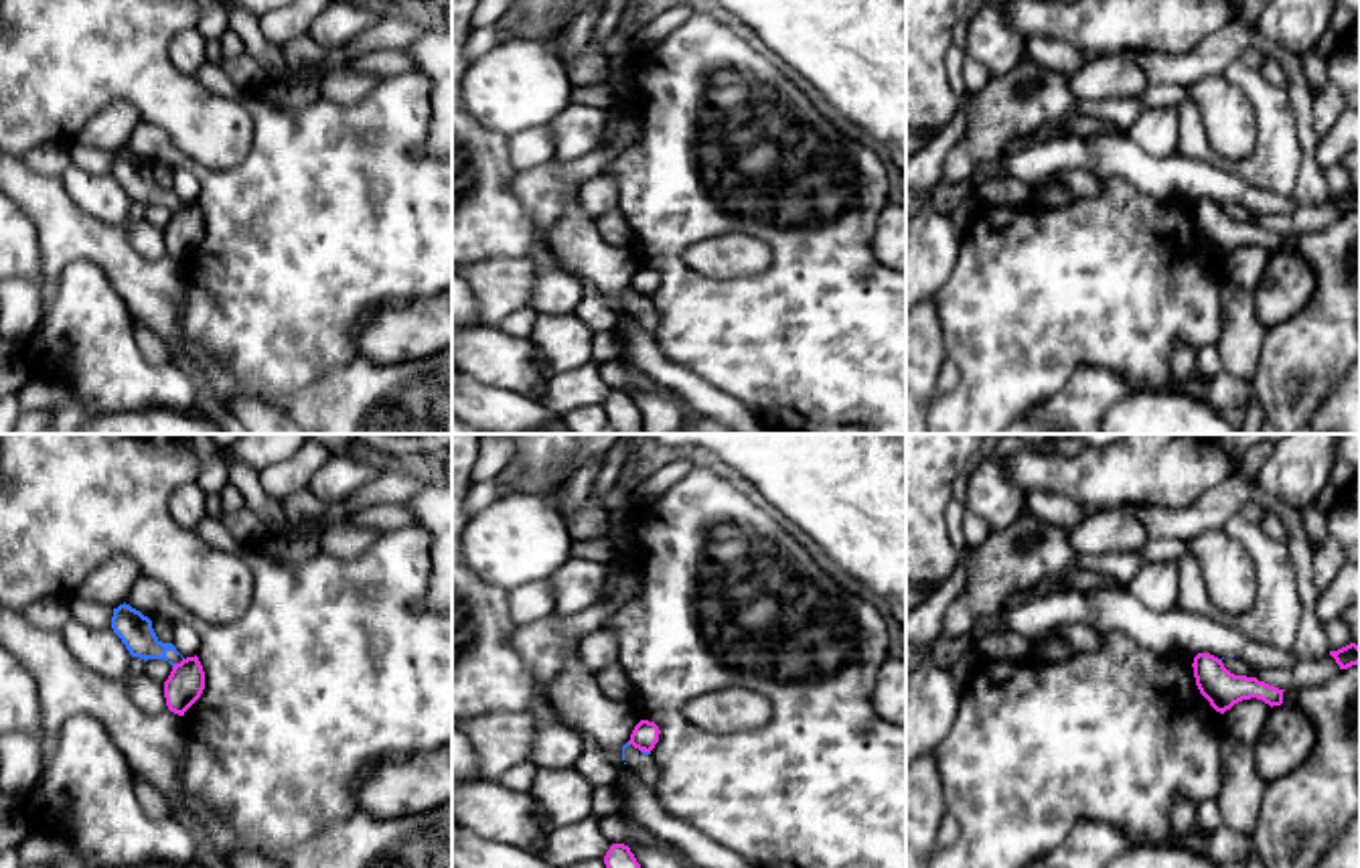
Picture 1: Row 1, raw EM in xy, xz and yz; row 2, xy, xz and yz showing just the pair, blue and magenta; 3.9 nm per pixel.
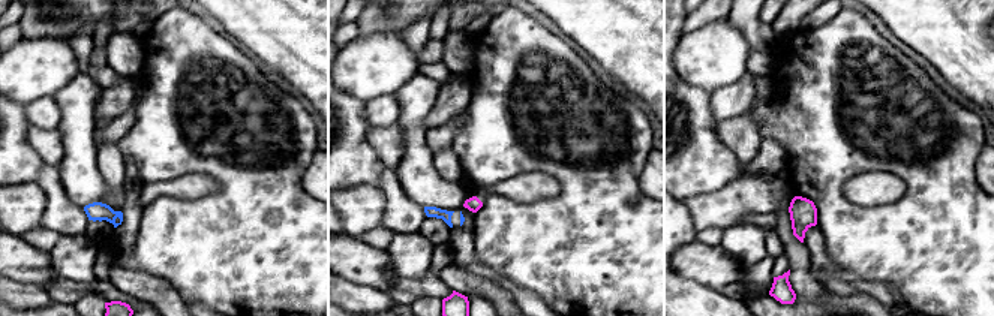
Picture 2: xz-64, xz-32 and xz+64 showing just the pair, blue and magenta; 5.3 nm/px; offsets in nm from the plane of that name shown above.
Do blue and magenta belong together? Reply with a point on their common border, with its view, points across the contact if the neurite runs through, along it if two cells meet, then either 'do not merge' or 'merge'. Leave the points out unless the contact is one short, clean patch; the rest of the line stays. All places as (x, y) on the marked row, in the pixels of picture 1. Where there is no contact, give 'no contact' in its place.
contact xz (643, 751); border xz (641, 749), (649, 753); do not merge

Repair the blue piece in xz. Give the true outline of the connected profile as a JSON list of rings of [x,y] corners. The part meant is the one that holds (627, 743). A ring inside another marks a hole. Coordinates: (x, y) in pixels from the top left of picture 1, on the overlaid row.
[[[632,744],[622,746],[622,761],[624,765],[636,773],[647,787],[655,787],[655,758],[651,752],[638,750]]]

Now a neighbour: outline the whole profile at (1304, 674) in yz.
[[[1332,655],[1317,661],[1297,661],[1293,667],[1275,671],[1257,671],[1257,679],[1279,690],[1303,690],[1330,681],[1340,671]]]

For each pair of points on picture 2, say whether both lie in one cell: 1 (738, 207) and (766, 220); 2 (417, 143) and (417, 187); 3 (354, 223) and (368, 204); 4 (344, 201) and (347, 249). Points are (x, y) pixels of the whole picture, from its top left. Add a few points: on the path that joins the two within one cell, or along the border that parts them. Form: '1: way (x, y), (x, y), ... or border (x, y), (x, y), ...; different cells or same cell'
1: border (775, 210), (748, 216); different cells
2: way (417, 153), (417, 177); same cell
3: way (357, 219), (363, 208); same cell
4: border (345, 232), (359, 240); different cells

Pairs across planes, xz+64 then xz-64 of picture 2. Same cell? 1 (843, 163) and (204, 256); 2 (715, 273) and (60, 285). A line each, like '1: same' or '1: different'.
1: same
2: different

